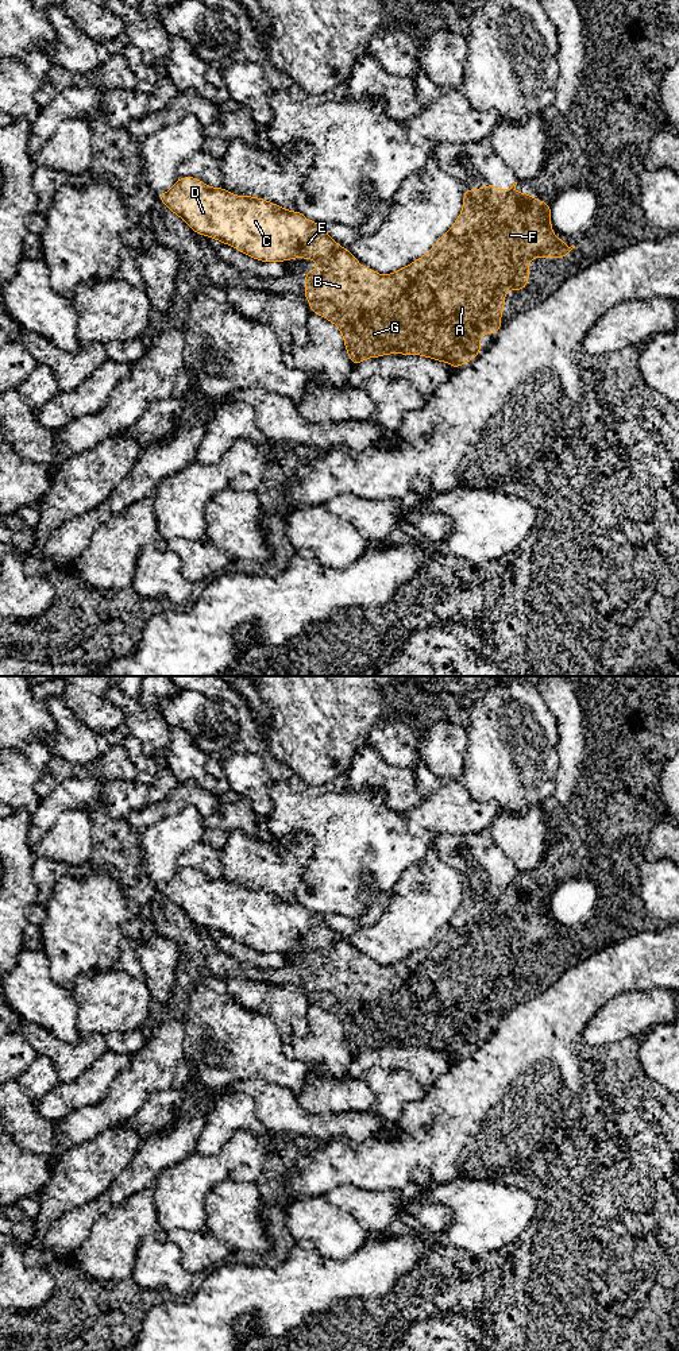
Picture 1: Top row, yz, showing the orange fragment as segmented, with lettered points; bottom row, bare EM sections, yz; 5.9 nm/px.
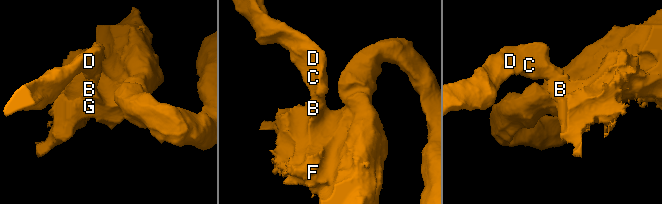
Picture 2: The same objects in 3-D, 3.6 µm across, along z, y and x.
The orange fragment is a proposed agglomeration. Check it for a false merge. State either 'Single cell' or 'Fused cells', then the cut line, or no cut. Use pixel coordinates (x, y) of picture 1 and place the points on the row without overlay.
Fused cells. Split along yz (342, 938), (320, 949)

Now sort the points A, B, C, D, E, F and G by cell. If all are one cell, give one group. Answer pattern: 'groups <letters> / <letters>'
groups A B F G / C D E

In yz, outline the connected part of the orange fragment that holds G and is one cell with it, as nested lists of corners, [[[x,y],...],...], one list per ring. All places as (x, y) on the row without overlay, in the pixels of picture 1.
[[[517,873],[509,881],[497,881],[494,875],[489,875],[482,880],[466,880],[463,884],[463,899],[459,908],[451,916],[450,922],[443,926],[436,935],[421,949],[416,950],[404,960],[400,960],[387,966],[375,964],[371,958],[363,960],[360,953],[348,942],[342,939],[331,946],[320,949],[315,956],[319,962],[315,965],[305,960],[305,978],[304,987],[309,992],[310,1004],[316,1004],[323,1010],[332,1012],[343,1026],[346,1042],[350,1047],[352,1057],[360,1055],[367,1049],[379,1049],[387,1045],[402,1046],[421,1046],[437,1053],[447,1053],[452,1059],[459,1059],[462,1055],[472,1051],[481,1045],[481,1026],[482,1024],[499,1024],[501,1007],[505,999],[506,981],[525,981],[529,972],[529,950],[531,949],[568,949],[570,942],[575,937],[568,938],[567,934],[552,925],[551,916],[551,898],[547,892],[539,892],[529,884],[517,884]]]

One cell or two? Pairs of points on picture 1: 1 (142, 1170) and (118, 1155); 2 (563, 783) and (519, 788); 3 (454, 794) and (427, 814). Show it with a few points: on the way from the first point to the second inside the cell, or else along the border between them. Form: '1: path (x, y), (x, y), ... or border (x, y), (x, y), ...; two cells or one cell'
1: border (147, 1137), (139, 1145), (132, 1160), (108, 1187); two cells
2: border (555, 752), (558, 768), (554, 791), (539, 805); two cells
3: path (447, 801), (433, 814); one cell

